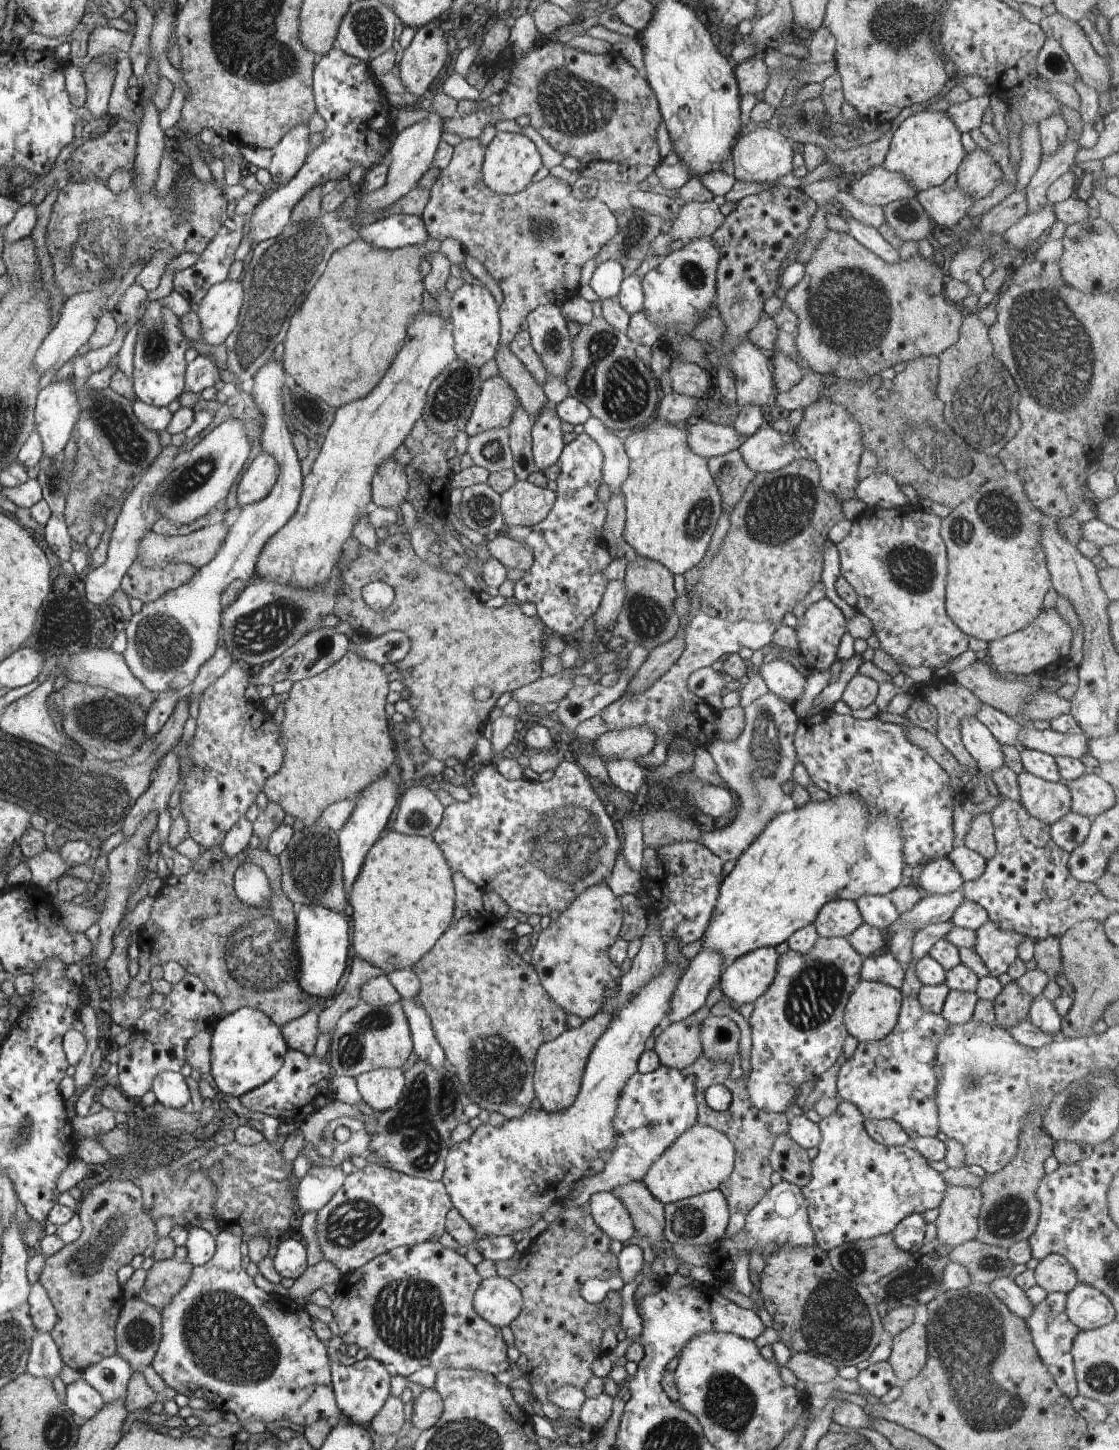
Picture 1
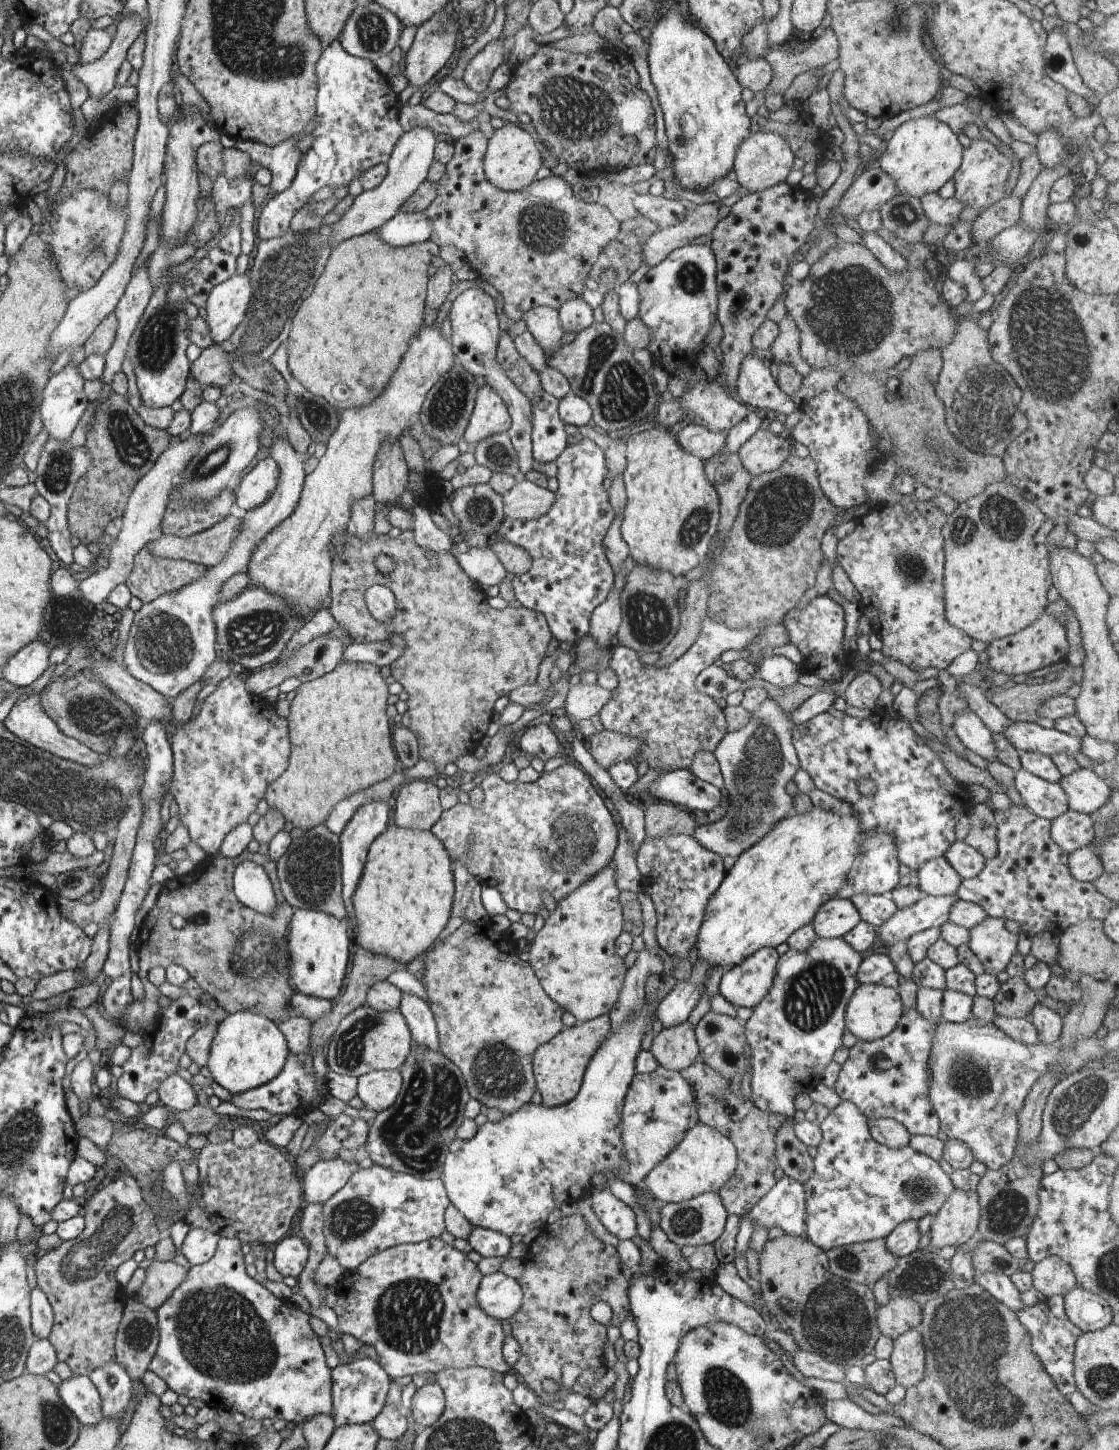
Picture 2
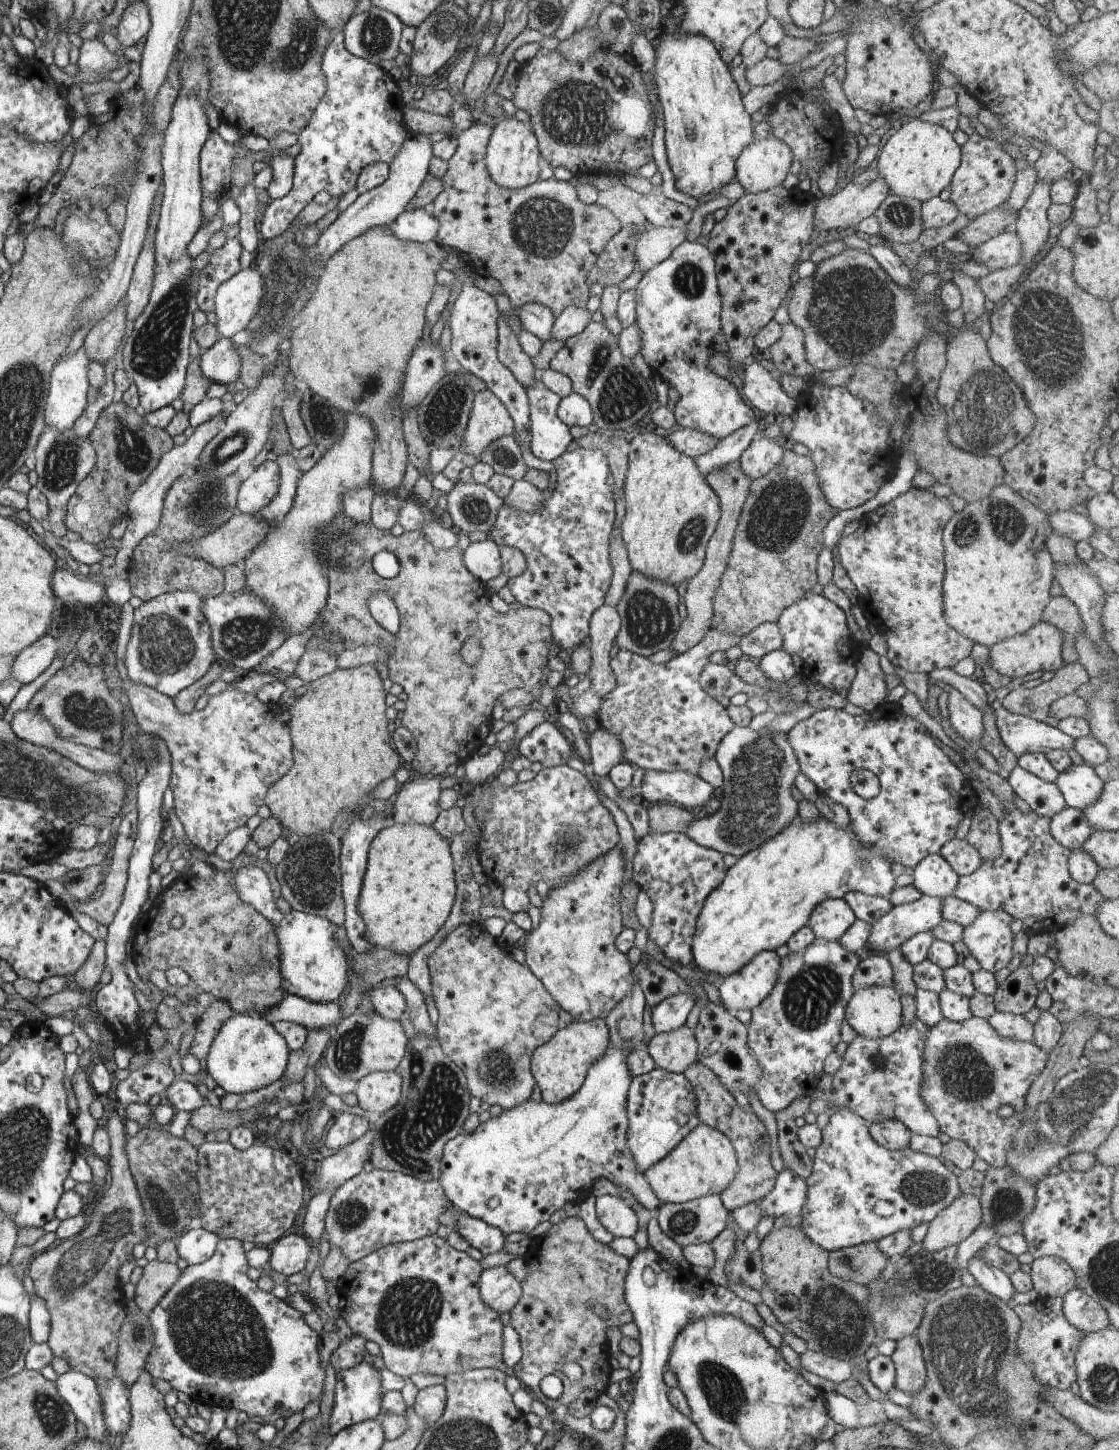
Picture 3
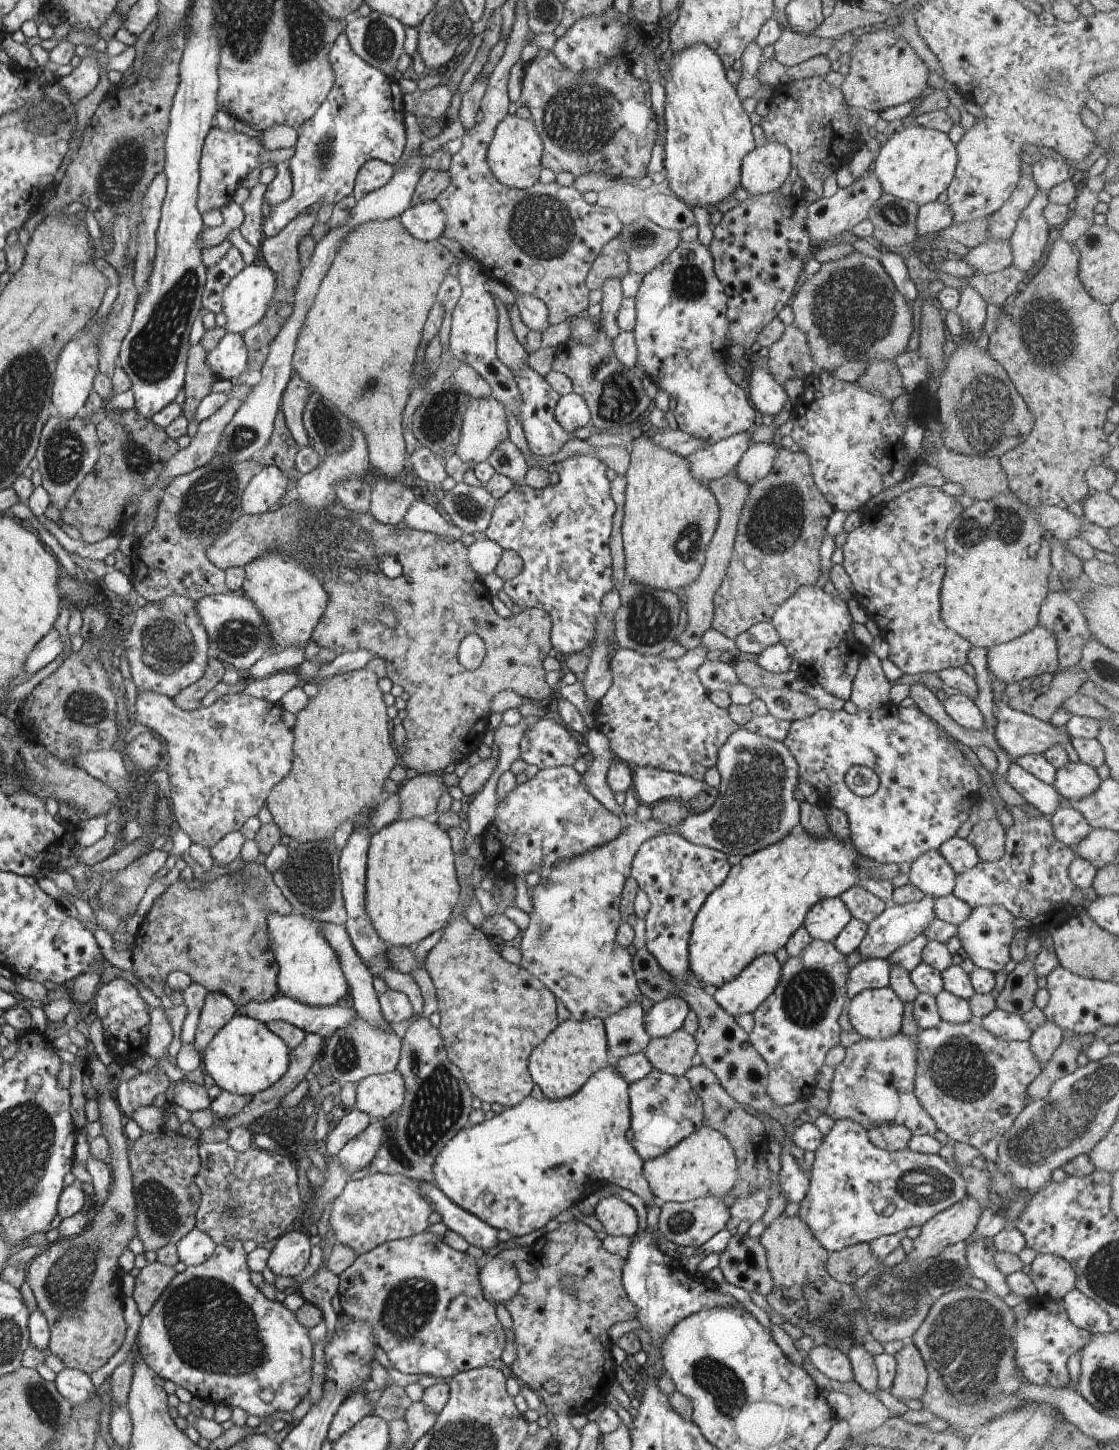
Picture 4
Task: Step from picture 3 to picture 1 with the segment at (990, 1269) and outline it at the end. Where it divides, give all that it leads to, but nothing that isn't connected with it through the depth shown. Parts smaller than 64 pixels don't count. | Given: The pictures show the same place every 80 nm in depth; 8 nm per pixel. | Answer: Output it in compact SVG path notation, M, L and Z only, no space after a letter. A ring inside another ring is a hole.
M1011 1277L995 1278L988 1285L998 1300L1010 1309L1010 1312L1017 1314L1024 1320L1032 1314L1034 1305L1026 1297L1025 1290L1022 1290Z

